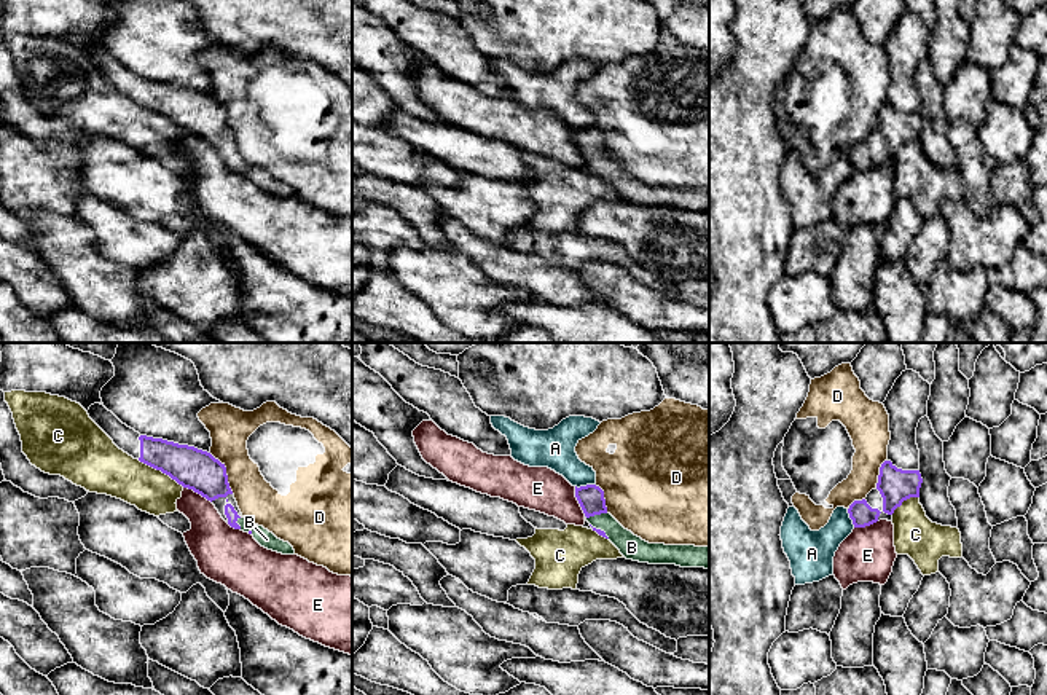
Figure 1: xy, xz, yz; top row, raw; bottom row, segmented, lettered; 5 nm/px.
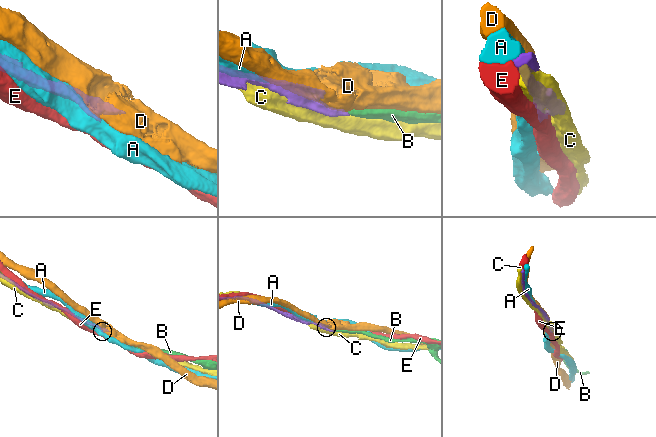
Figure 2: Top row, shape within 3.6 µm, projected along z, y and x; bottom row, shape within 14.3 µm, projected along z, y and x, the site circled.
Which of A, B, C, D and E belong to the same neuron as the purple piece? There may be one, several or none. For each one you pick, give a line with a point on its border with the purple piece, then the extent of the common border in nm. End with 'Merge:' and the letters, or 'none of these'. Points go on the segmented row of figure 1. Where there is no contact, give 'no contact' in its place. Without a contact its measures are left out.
B: meets purple in xz at (596, 514); contact 110 nm long
Merge: B

